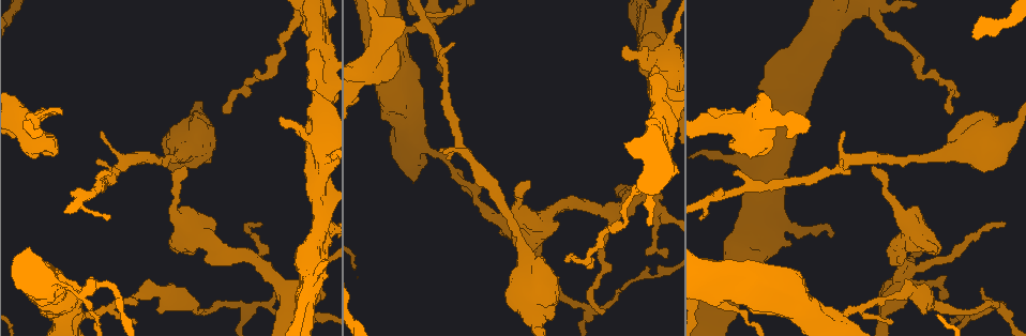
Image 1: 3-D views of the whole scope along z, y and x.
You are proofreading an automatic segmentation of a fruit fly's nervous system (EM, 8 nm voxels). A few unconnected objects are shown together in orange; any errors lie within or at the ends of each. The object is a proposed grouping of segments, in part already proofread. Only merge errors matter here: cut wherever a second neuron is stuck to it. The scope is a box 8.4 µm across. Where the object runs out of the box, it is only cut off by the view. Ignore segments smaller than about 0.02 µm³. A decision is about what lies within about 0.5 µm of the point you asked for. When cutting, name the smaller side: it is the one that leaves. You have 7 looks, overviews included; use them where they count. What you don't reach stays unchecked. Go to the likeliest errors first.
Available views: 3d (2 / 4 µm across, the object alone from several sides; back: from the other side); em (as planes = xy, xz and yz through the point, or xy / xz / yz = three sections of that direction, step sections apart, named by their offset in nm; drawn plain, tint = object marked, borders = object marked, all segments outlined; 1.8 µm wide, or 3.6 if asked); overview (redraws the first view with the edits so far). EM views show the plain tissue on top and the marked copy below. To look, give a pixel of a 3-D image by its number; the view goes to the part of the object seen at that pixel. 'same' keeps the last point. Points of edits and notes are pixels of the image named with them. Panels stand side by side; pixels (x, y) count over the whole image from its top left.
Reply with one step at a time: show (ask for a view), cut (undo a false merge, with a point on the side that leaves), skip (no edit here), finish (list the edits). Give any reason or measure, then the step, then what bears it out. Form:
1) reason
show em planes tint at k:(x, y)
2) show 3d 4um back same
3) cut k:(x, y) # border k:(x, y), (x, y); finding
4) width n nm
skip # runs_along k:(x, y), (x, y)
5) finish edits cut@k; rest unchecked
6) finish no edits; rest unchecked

sharp bend
show 3d 2um at 1:(90, 290)

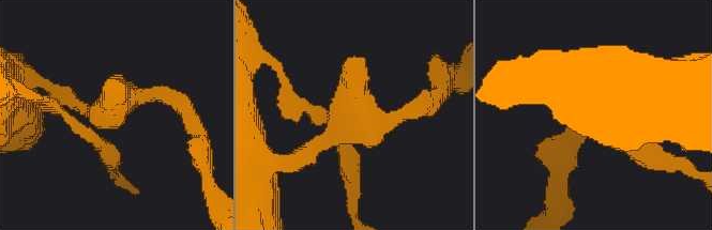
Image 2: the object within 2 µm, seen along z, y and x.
show em planes borders at 2:(351, 126)

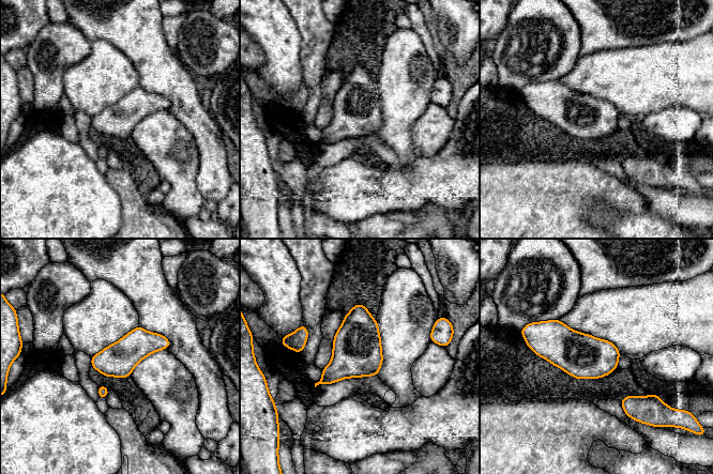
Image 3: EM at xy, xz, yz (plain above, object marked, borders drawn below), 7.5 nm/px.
skip # continuous, no second neuron

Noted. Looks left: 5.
calibre changes
show em 3.6um planes tint at 1:(755, 122)

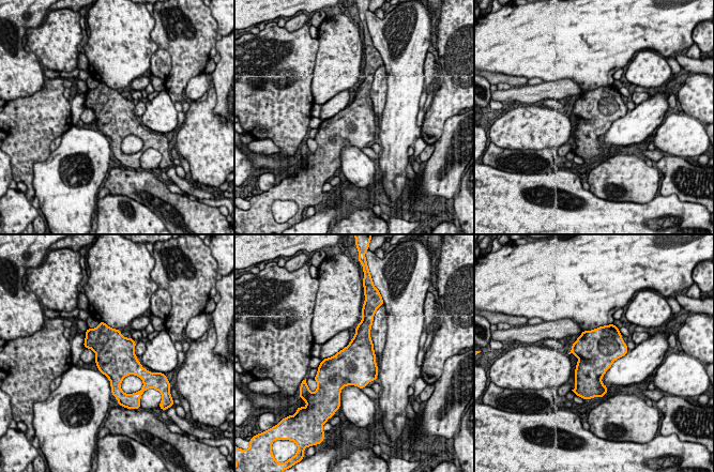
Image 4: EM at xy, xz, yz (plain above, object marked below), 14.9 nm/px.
skip # one neuron here

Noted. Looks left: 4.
thick turns thin
show em 3.6um planes tint at 1:(653, 84)

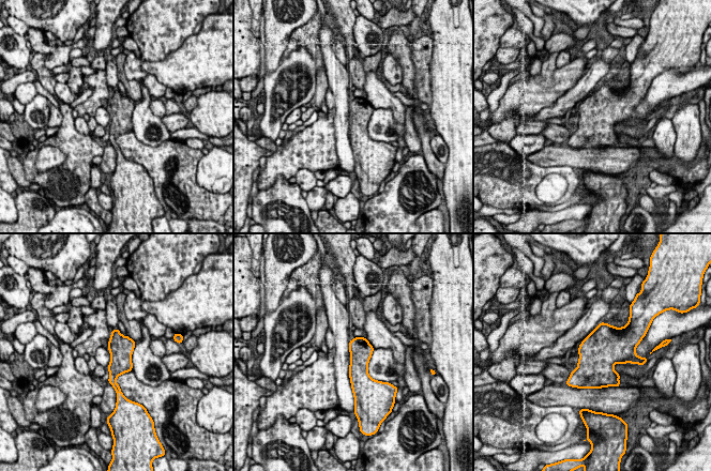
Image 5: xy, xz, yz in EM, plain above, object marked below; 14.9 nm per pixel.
width 340 nm
skip # continuous, no second neuron

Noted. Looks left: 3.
finish no edits; rest unchecked

